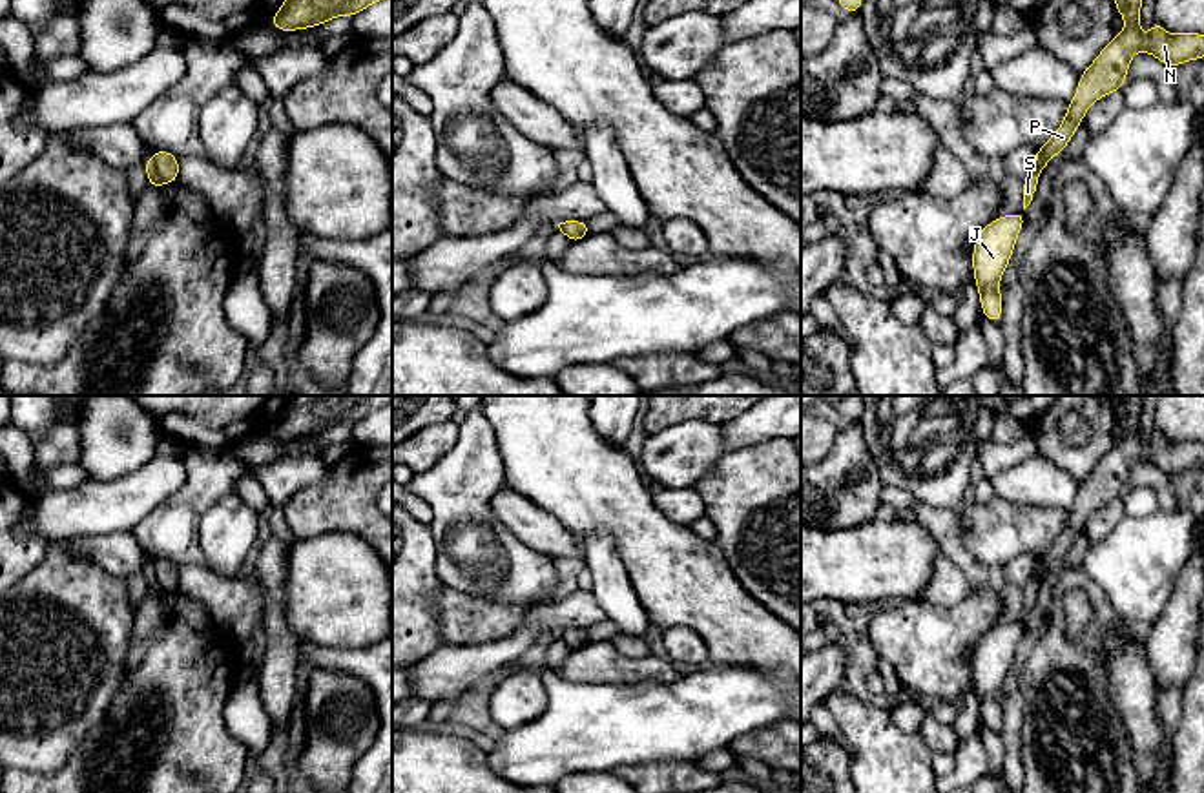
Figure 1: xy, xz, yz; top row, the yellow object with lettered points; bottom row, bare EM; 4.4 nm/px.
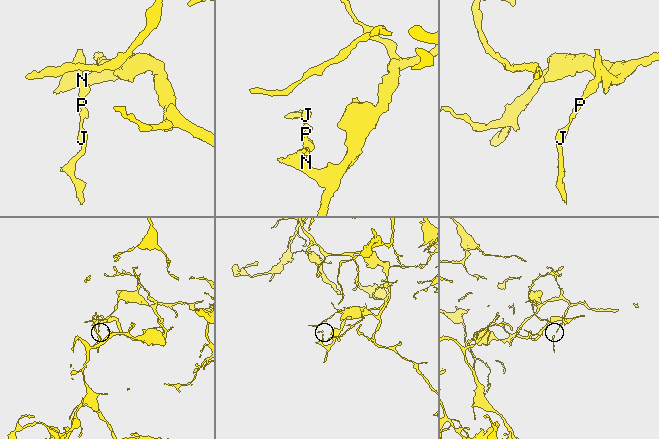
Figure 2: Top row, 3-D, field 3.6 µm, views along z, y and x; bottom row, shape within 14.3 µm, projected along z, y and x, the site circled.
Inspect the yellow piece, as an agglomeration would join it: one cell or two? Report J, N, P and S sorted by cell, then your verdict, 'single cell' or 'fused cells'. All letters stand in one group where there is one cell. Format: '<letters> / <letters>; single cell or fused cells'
J S / N P; fused cells

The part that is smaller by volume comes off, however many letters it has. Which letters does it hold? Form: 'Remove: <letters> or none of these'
Remove: J, S

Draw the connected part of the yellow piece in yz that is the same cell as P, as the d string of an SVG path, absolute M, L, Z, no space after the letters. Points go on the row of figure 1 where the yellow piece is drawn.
M1115 0L1116 11L1126 20L1120 35L1098 53L1093 64L1080 75L1080 82L1067 113L1054 135L1036 149L1034 166L1040 173L1047 162L1062 153L1085 117L1085 111L1102 97L1120 91L1127 78L1129 60L1146 51L1164 62L1168 67L1188 60L1204 58L1202 33L1168 33L1157 20L1147 36L1140 35L1142 0Z

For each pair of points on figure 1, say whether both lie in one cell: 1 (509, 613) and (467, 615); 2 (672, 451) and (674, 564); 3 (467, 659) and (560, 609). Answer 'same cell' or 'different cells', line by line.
1: same cell
2: different cells
3: same cell

